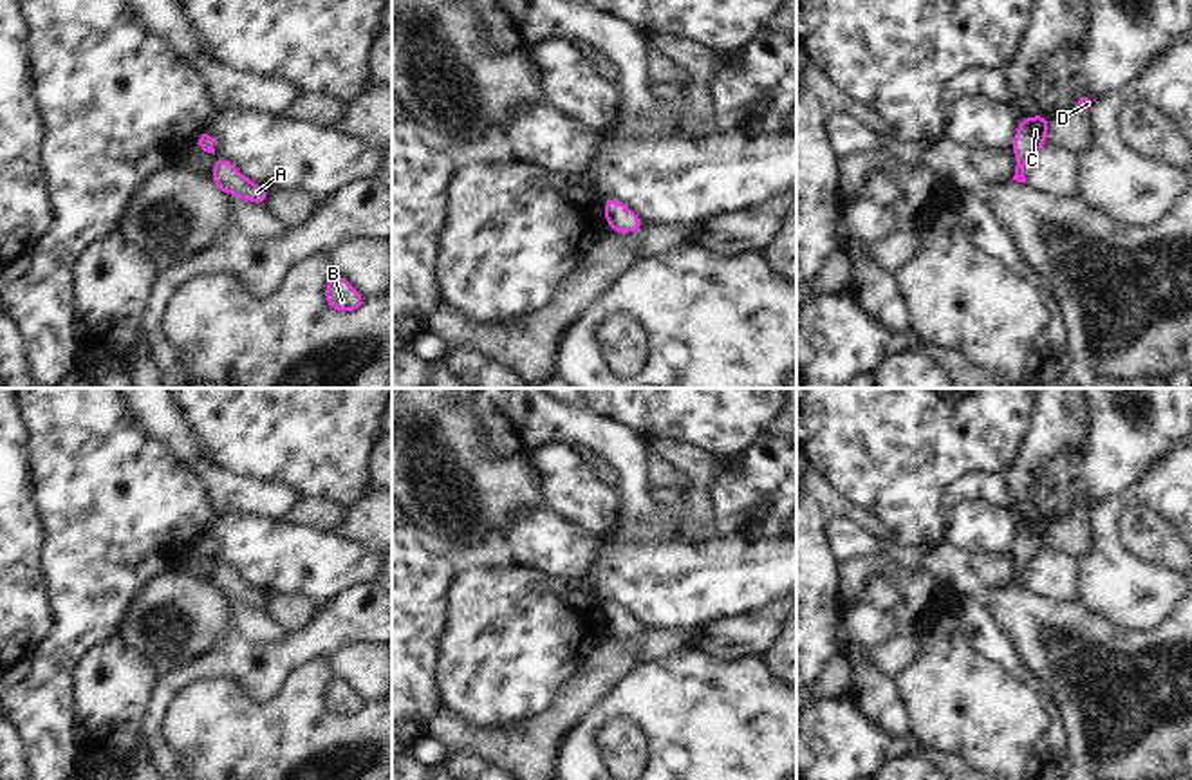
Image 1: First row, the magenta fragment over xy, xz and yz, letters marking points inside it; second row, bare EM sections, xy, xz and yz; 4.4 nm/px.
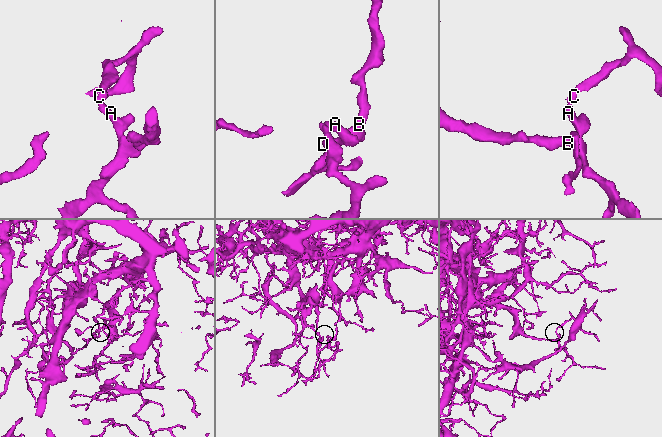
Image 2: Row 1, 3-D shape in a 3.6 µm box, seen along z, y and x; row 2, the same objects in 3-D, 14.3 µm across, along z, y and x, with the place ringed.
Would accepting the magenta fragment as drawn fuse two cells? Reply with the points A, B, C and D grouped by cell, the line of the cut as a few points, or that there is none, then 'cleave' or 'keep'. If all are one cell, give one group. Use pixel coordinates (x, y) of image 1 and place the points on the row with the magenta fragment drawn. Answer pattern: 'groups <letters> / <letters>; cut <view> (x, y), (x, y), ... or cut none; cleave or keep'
groups A B C D; cut none; keep

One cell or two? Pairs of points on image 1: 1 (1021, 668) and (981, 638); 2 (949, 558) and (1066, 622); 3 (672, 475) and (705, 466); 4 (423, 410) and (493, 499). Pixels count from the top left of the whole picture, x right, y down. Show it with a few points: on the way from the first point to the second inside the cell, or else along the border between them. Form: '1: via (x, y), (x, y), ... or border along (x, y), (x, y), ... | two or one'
1: via (1012, 663), (990, 641) | one
2: border along (1012, 582), (999, 589) | two
3: border along (649, 446), (652, 454), (683, 473) | two
4: via (432, 432), (434, 439), (472, 477) | one

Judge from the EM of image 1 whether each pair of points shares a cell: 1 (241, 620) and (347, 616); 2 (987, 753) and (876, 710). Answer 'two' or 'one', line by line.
1: two
2: two

